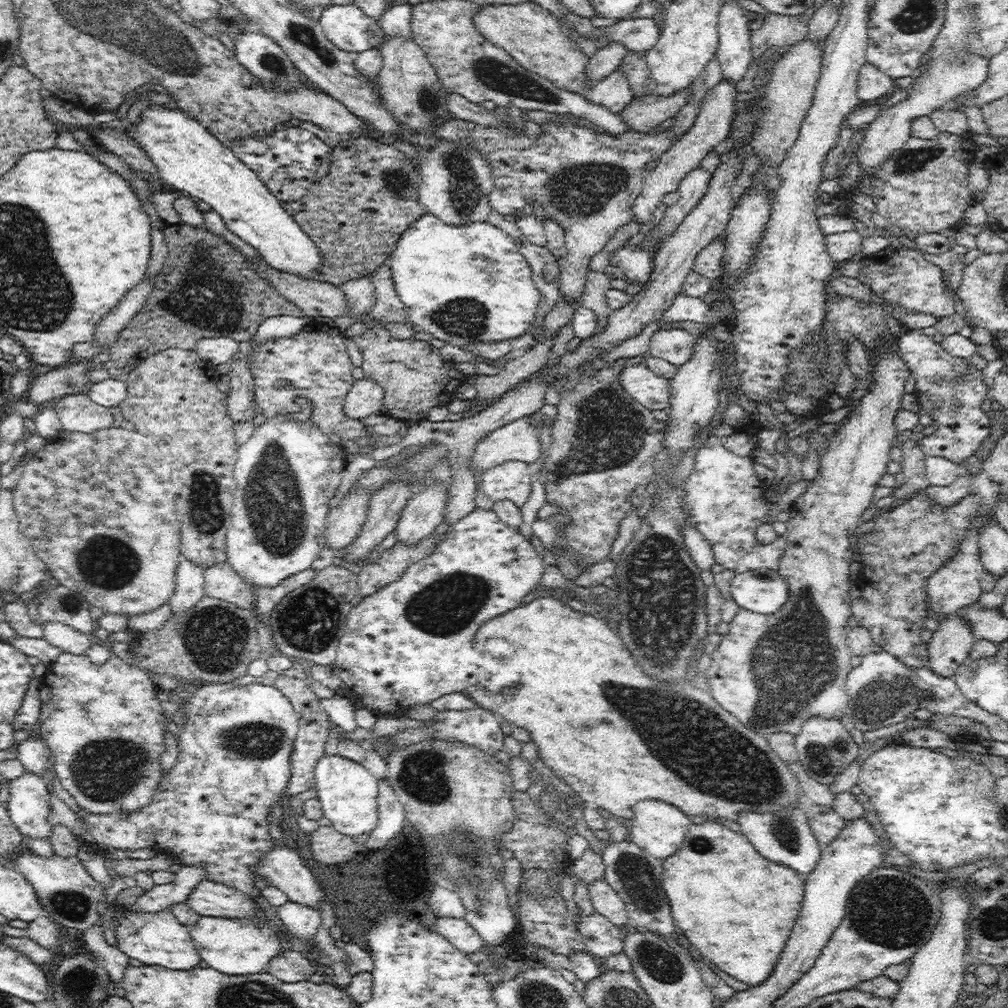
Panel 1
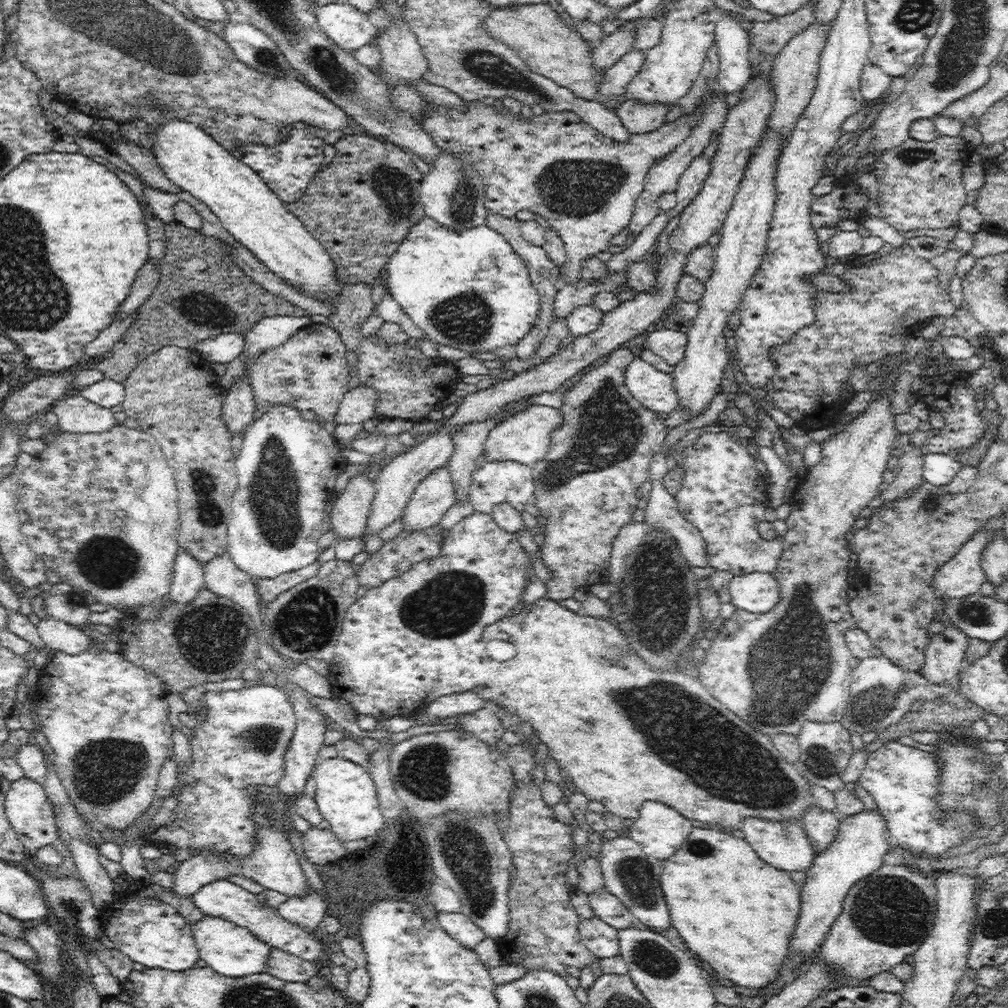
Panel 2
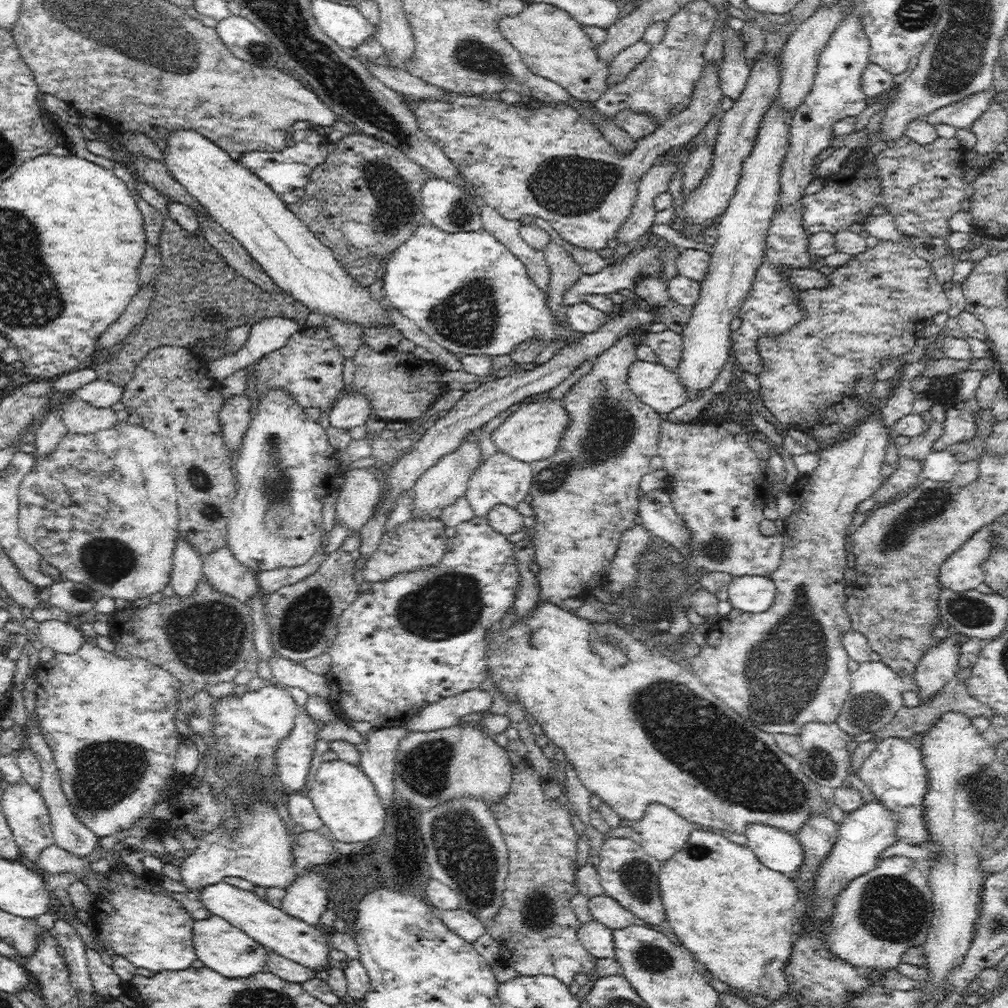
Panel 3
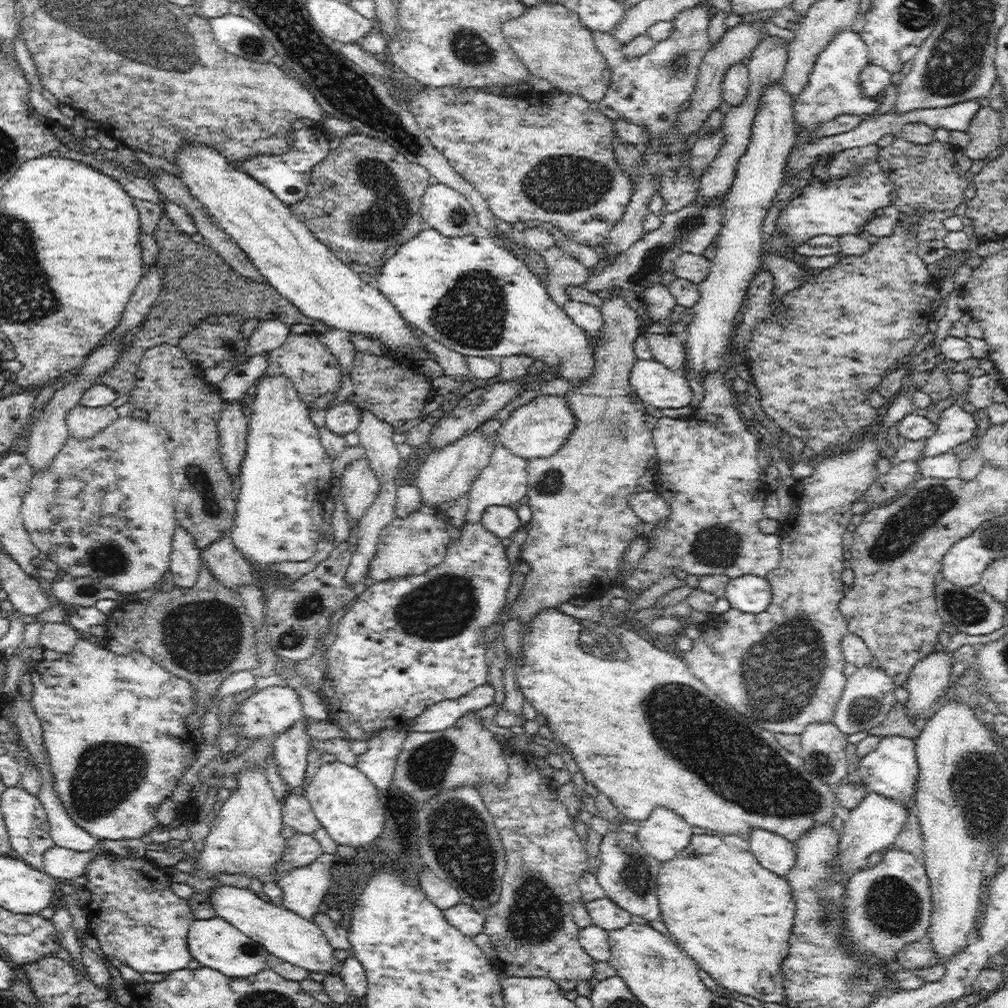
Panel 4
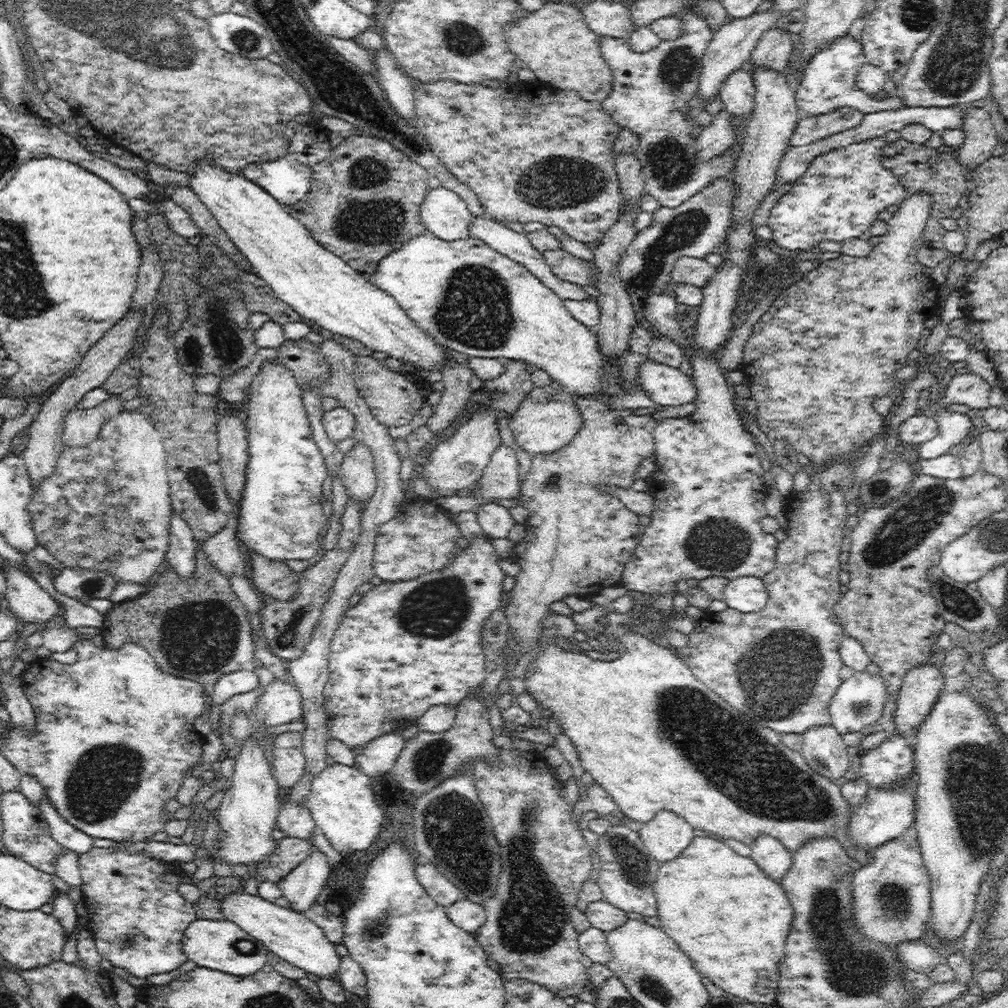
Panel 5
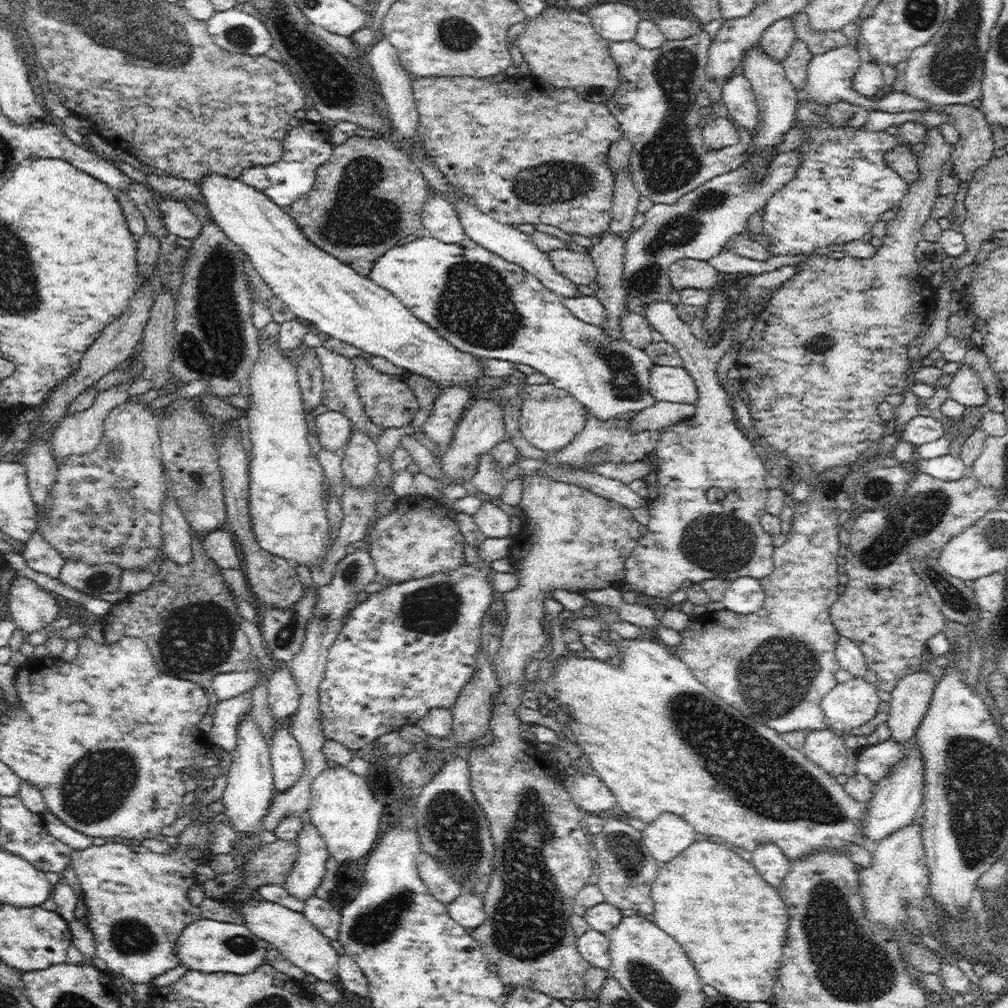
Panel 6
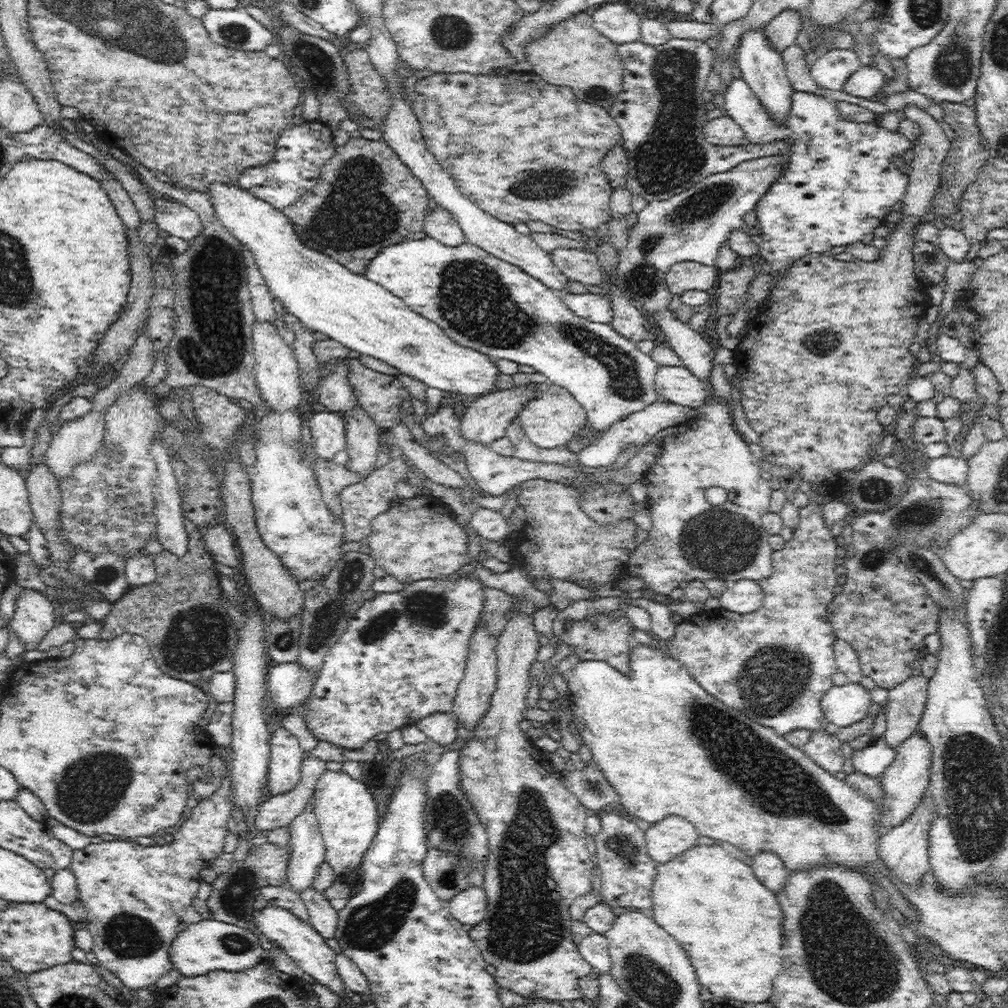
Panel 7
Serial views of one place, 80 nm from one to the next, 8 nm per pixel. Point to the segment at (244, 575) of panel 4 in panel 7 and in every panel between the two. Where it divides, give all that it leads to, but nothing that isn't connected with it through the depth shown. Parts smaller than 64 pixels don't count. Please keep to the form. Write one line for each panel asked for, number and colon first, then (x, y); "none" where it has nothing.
5: (222, 549)
6: (219, 545)
7: (220, 543)

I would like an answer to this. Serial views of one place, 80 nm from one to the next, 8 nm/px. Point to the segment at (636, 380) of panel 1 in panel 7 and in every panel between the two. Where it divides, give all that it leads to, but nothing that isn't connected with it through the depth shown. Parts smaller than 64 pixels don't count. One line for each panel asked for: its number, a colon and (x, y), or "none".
2: (651, 387)
3: (657, 386)
4: (659, 388)
5: (667, 386)
6: (674, 384)
7: (676, 383)

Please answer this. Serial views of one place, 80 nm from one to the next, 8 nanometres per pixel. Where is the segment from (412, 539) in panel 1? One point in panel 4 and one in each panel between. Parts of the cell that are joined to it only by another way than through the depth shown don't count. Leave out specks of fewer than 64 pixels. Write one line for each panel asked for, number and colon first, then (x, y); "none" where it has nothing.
2: (435, 494)
3: (442, 484)
4: (446, 474)

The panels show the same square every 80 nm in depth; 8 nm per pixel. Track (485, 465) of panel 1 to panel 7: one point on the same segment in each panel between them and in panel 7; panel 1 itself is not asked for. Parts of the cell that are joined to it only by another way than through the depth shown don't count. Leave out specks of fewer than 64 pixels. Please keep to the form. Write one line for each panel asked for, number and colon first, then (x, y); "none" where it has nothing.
2: (525, 437)
3: (532, 433)
4: (538, 429)
5: (548, 419)
6: (550, 418)
7: (550, 419)

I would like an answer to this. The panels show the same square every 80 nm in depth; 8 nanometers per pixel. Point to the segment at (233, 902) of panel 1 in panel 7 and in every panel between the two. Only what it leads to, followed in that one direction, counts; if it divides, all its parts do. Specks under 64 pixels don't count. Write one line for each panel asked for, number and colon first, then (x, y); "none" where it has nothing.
2: (222, 898)
3: (275, 930)
4: (295, 939)
5: (291, 935)
6: (298, 940)
7: (302, 942)

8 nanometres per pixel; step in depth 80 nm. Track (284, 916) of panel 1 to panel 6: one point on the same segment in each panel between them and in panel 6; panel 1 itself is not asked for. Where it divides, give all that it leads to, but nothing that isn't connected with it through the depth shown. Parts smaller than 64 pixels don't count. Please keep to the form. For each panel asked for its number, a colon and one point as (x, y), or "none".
2: (308, 911)
3: (306, 898)
4: (304, 888)
5: (301, 887)
6: (305, 876)

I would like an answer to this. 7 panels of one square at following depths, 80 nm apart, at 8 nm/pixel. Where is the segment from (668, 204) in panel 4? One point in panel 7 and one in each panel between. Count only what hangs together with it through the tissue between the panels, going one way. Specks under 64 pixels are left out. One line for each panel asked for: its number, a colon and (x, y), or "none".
5: (650, 91)
6: (655, 104)
7: (661, 112)

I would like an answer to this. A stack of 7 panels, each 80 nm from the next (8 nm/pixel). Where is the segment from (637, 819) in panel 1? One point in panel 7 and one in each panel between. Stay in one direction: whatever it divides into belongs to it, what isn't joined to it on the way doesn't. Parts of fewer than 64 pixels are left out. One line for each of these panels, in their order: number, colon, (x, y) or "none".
2: (660, 830)
3: (662, 832)
4: (664, 833)
5: (667, 835)
6: (669, 835)
7: (674, 835)

